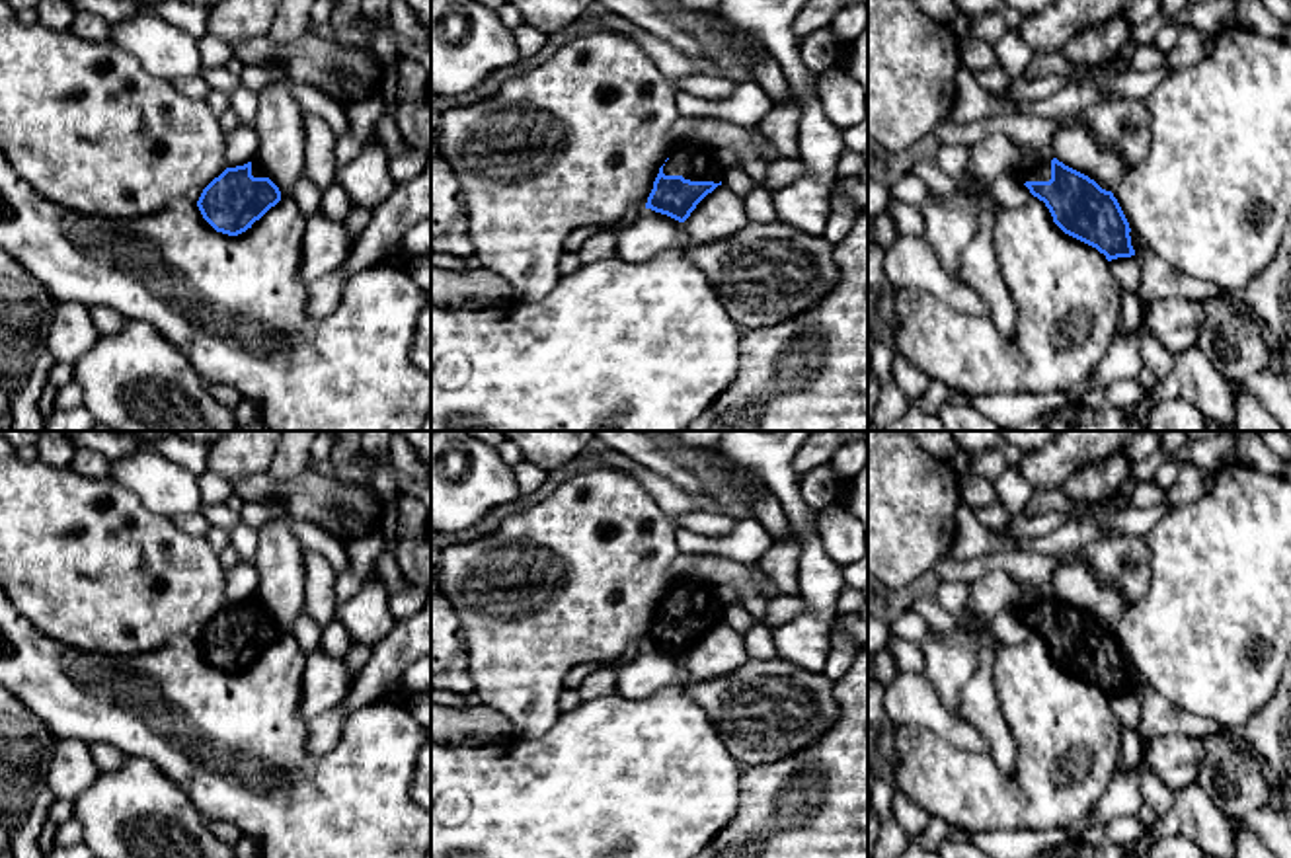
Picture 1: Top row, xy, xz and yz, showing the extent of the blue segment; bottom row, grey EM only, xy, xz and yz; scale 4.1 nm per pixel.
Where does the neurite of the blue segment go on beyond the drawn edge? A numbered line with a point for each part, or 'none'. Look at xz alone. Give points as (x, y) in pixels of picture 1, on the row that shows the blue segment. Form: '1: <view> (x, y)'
1: xz (693, 162)

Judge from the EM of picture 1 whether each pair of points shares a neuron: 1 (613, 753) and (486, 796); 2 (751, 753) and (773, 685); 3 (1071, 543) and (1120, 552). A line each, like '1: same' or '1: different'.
1: same
2: same
3: different

